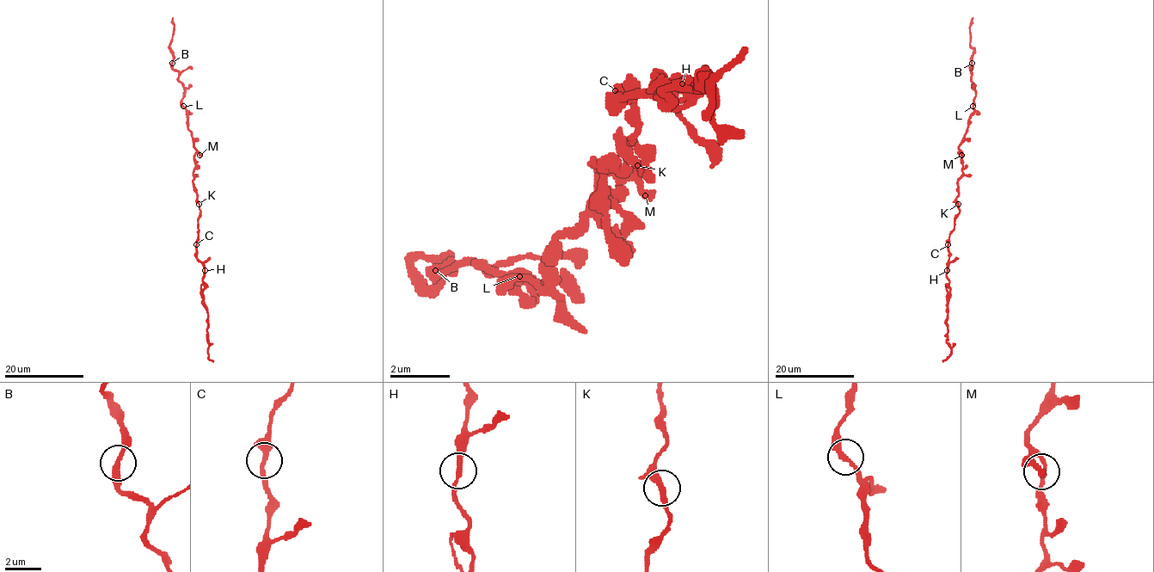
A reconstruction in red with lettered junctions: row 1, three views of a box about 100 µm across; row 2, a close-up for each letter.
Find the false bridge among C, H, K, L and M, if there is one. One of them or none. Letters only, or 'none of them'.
none of them

